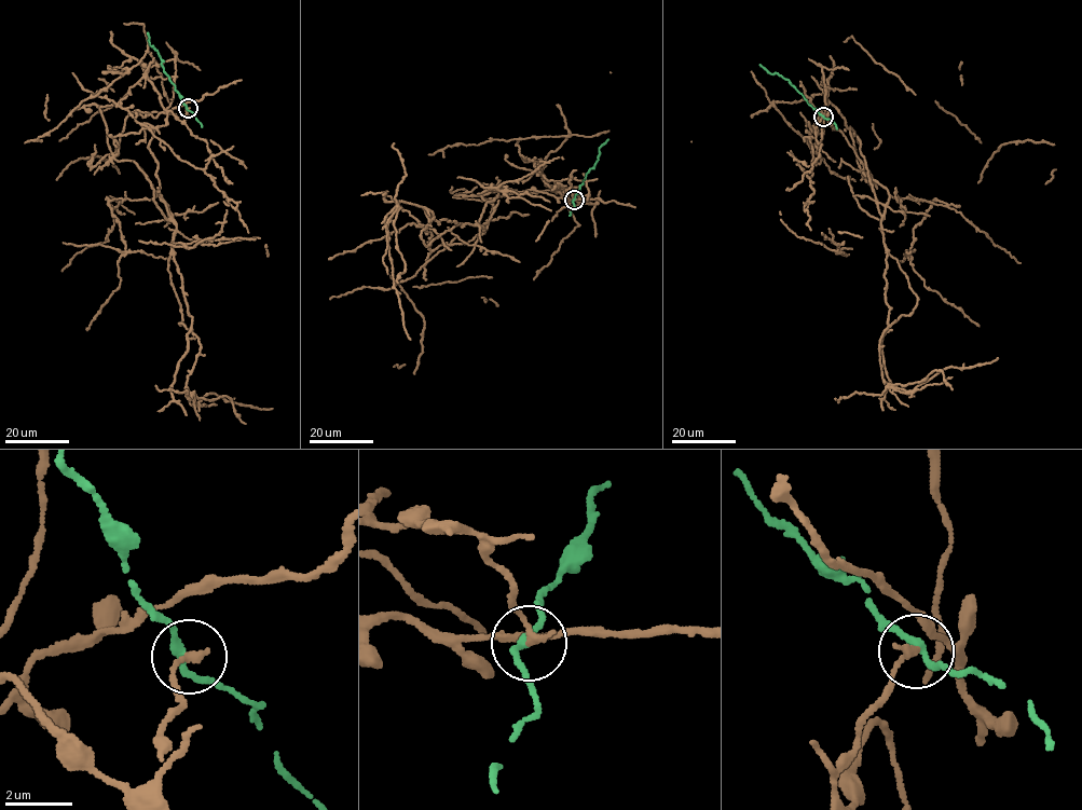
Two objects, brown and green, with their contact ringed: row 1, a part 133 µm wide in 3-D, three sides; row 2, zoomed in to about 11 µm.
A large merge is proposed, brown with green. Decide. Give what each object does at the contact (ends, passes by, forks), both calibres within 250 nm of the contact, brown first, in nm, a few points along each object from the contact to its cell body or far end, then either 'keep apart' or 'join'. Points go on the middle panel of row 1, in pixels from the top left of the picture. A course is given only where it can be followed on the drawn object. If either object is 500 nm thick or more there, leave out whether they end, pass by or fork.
brown ends; green passes by; calibres 240 and 220 nm; course brown (574, 200), (487, 191), (483, 233), (460, 223), (427, 245), (433, 213), (399, 202), (387, 243), (410, 339); course green (573, 200), (587, 174), (594, 166), (599, 148), (608, 139); keep apart

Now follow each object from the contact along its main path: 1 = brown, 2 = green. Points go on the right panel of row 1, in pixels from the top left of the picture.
1: (823, 117), (825, 95), (888, 192), (886, 249), (917, 297), (880, 338), (884, 381), (997, 358)
2: (823, 118), (789, 80), (777, 73), (770, 73), (759, 65)

